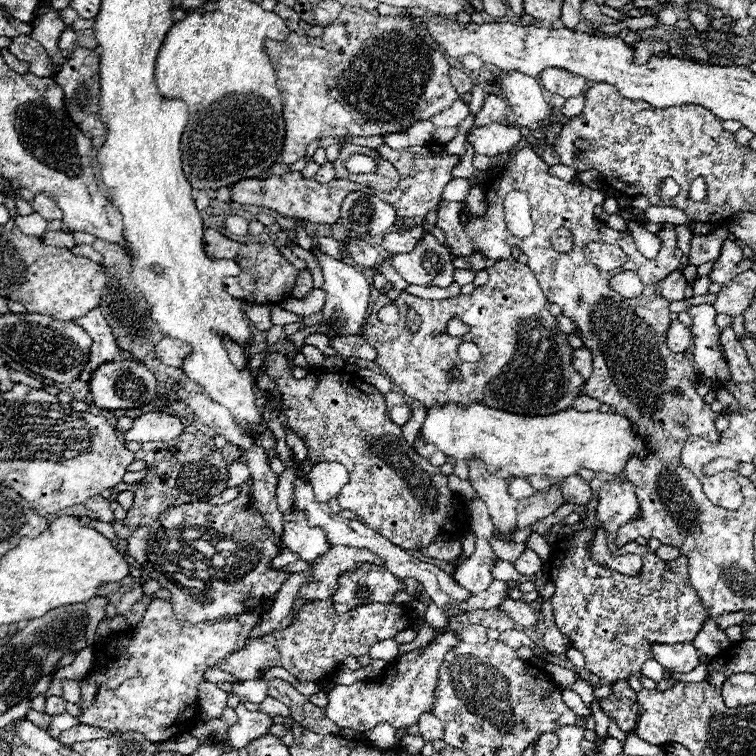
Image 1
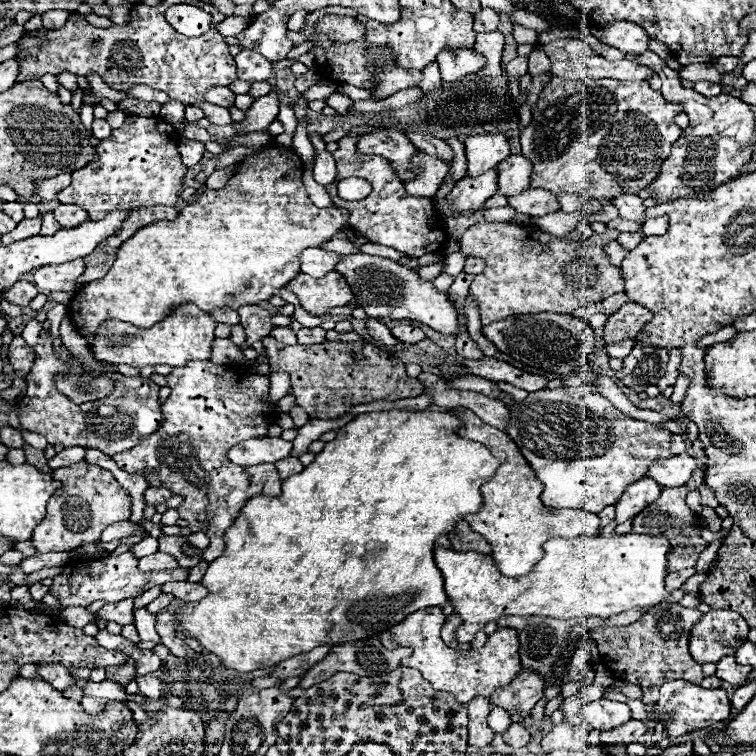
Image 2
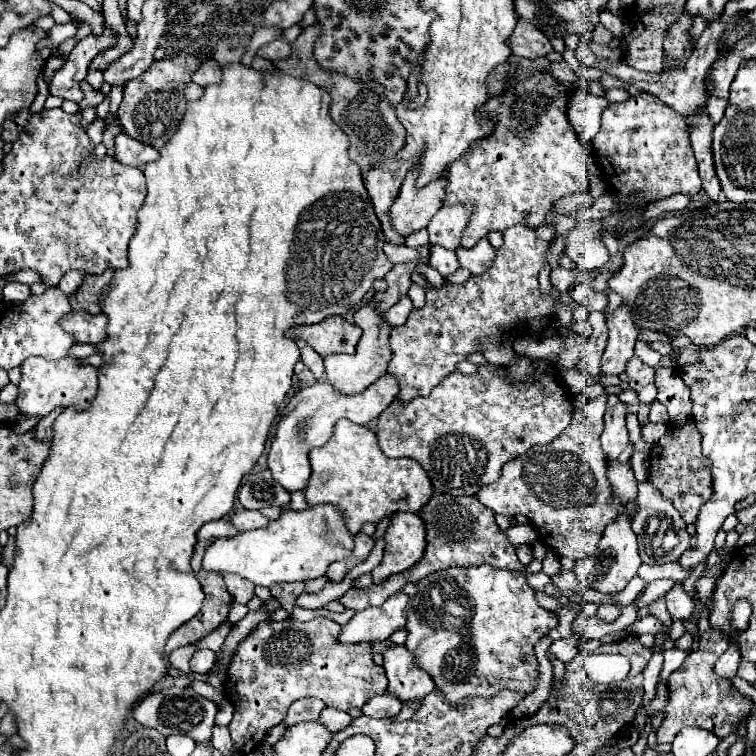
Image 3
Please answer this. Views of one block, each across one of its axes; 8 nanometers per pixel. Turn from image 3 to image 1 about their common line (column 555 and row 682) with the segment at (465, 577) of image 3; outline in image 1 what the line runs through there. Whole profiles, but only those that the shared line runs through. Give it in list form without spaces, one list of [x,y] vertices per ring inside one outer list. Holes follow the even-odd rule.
[[[618,680],[612,684],[612,694],[600,700],[600,708],[610,720],[618,724],[622,732],[630,734],[636,730],[636,718],[638,718],[636,692],[628,686],[626,680]]]

